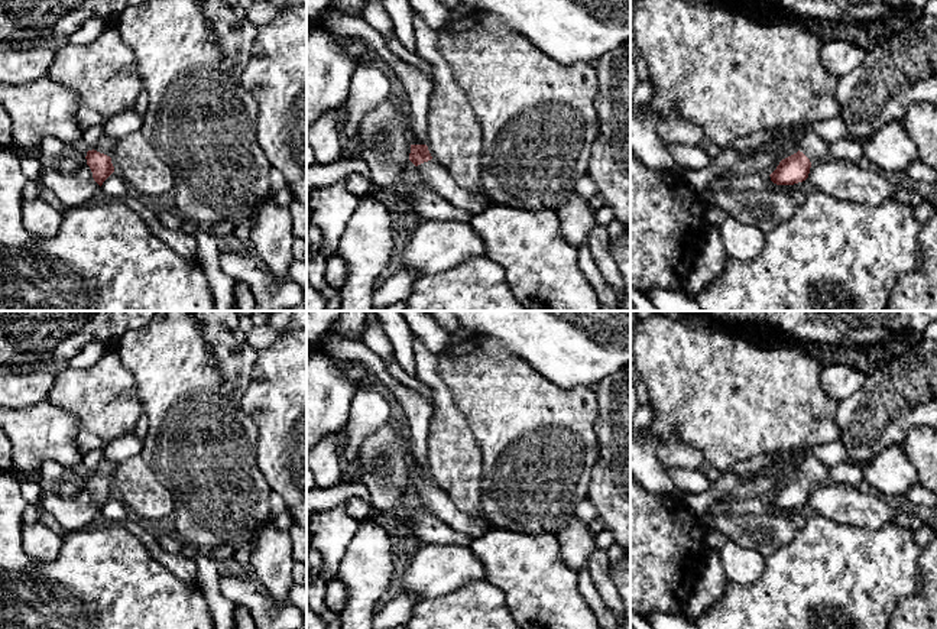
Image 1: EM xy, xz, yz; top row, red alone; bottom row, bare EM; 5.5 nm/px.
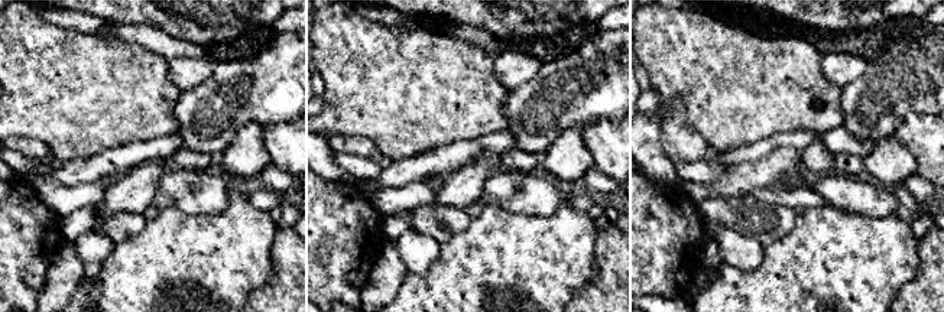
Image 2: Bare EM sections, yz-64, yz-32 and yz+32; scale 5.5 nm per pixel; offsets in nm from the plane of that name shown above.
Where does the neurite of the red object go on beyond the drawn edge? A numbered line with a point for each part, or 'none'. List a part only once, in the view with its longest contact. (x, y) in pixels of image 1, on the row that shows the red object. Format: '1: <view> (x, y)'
1: xy (106, 145)

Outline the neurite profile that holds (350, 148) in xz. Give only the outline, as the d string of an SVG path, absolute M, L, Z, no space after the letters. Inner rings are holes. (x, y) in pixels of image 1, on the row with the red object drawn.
M346 103L331 110L331 113L337 117L338 121L338 134L340 134L343 161L351 161L360 158L363 146L360 143L359 134L356 139L350 139L347 136Z

